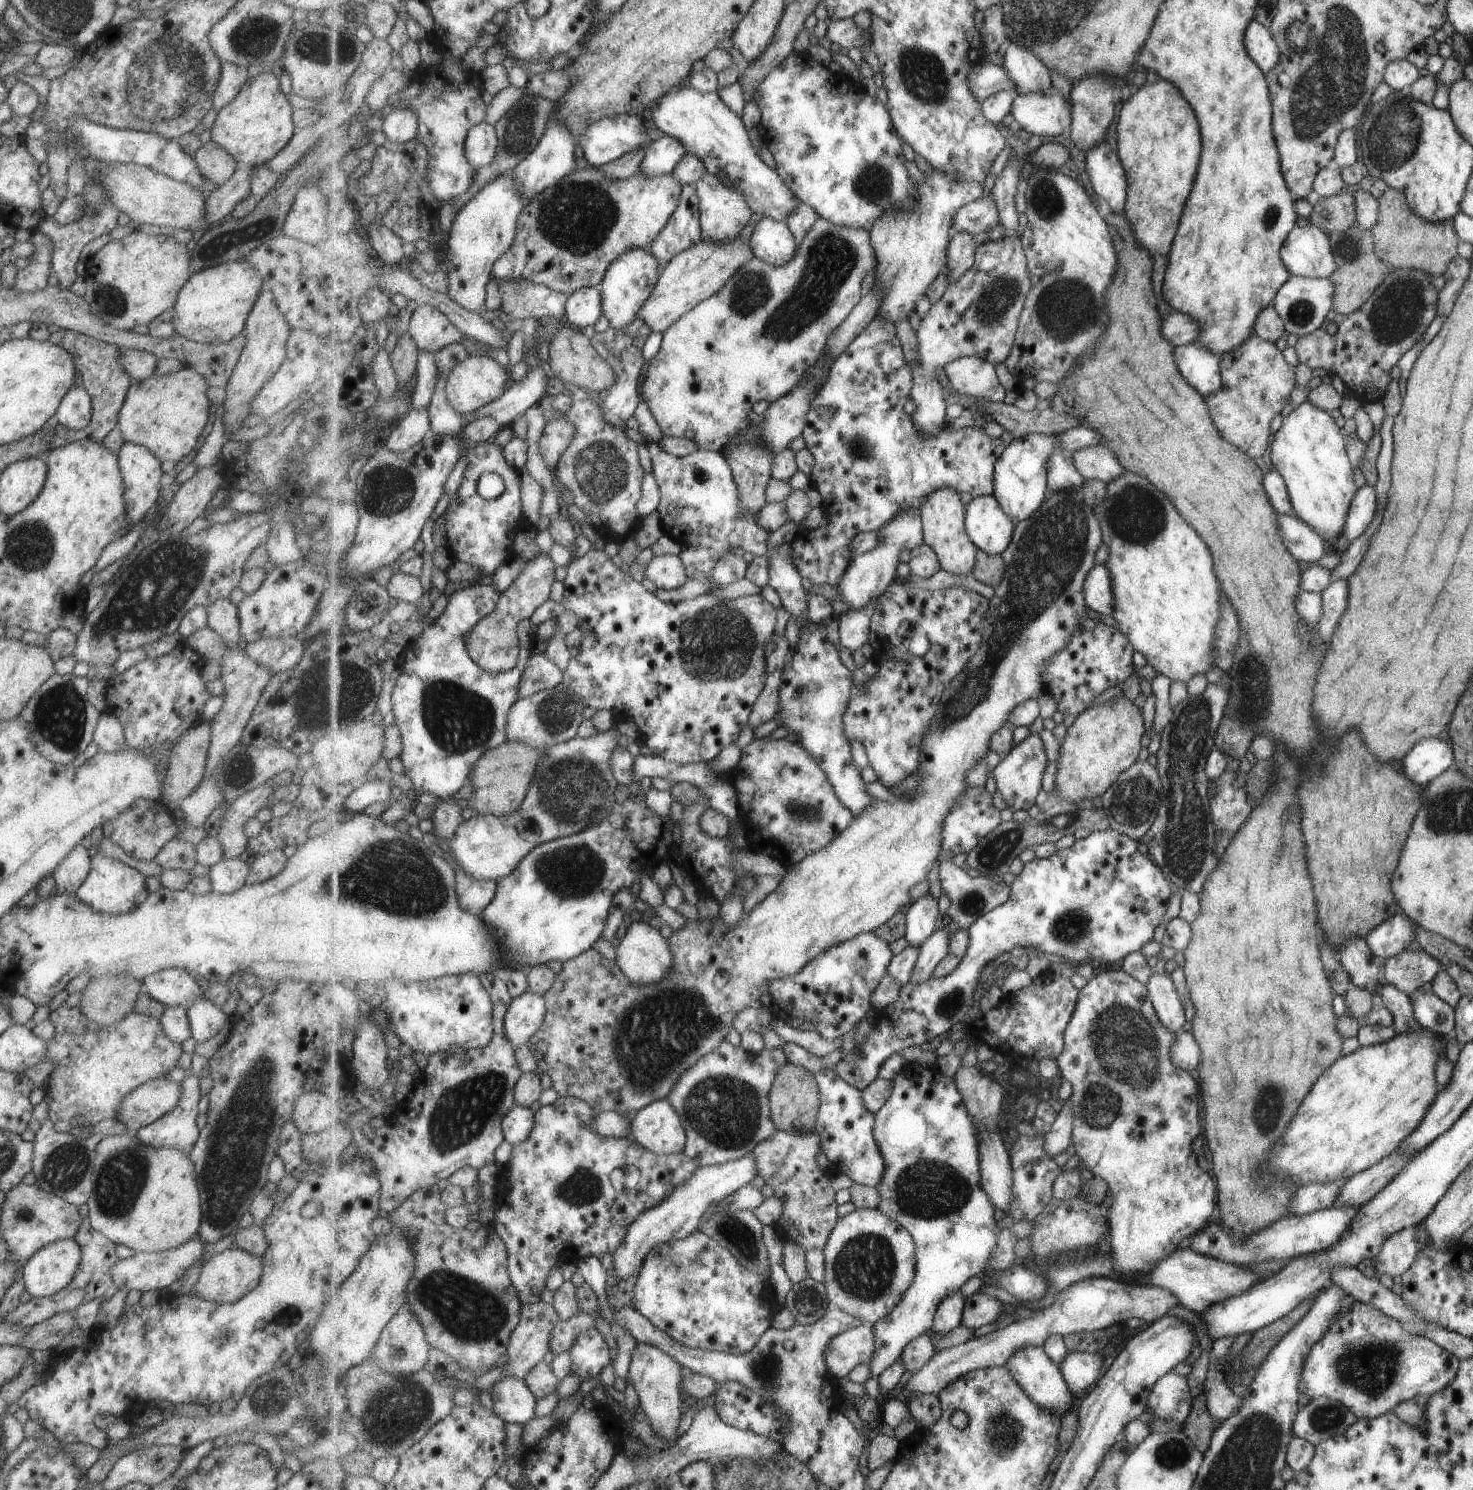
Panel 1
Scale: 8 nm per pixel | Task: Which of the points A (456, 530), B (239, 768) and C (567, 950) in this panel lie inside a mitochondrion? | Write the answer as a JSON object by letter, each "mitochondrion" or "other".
{"A":"other","B":"mitochondrion","C":"other"}

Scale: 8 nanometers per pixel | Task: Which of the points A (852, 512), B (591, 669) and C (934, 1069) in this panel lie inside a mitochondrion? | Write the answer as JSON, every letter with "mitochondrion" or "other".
{"A":"other","B":"other","C":"other"}

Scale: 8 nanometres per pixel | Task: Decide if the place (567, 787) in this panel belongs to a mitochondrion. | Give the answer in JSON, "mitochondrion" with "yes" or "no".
{"mitochondrion":"yes"}

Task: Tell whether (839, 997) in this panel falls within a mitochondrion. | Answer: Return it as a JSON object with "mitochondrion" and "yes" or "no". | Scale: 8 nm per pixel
{"mitochondrion":"no"}

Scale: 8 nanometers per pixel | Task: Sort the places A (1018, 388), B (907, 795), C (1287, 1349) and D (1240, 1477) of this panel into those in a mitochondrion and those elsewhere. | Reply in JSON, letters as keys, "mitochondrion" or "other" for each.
{"A":"other","B":"other","C":"other","D":"mitochondrion"}

